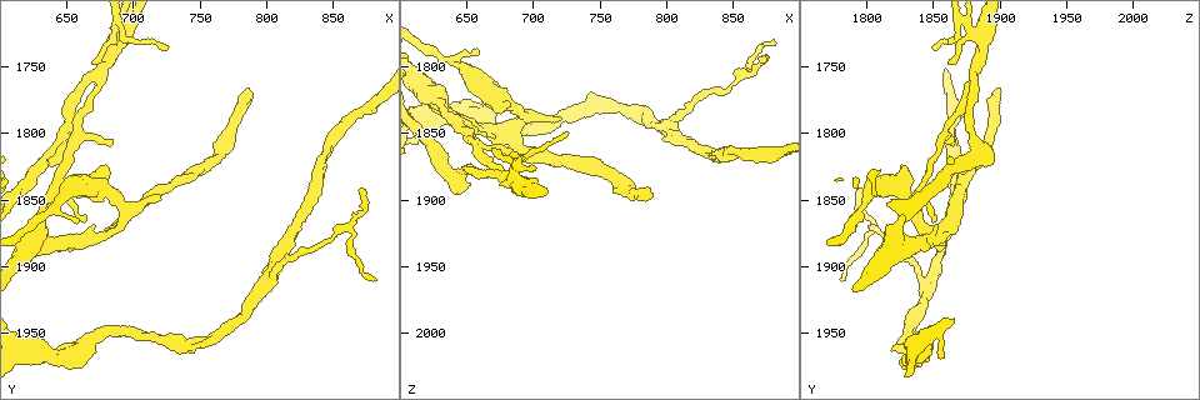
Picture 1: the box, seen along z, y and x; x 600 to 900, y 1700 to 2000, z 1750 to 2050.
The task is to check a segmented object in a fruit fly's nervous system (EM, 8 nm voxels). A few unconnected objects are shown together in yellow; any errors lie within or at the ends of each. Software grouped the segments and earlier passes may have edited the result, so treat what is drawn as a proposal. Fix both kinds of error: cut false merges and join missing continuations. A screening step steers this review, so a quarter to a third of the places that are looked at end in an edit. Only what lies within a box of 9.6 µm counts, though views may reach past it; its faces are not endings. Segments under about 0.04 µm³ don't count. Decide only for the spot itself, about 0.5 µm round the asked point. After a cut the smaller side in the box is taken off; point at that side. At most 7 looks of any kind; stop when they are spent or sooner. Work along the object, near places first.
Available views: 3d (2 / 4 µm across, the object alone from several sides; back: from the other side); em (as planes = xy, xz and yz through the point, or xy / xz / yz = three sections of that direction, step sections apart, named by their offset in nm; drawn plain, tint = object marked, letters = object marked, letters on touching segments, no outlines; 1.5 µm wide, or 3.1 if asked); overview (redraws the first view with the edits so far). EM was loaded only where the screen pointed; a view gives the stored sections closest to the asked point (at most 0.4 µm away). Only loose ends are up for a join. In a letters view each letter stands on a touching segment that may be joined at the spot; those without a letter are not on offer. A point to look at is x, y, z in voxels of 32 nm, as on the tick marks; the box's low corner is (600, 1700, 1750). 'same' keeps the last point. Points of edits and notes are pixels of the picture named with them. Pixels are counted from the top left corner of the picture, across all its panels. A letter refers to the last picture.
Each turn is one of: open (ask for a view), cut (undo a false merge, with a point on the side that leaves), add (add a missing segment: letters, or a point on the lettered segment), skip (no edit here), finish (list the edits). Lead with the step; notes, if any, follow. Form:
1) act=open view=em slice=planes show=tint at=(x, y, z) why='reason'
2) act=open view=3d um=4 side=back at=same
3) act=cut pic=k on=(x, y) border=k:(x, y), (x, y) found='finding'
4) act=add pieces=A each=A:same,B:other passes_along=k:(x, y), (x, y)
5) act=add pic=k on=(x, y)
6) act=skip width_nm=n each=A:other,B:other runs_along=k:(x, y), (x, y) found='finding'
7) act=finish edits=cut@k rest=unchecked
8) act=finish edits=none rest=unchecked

act=open view=em slice=yz step=8 show=tint at=(684, 1808, 1864) why='tapers out'

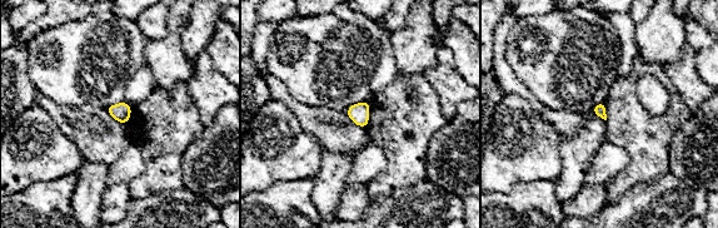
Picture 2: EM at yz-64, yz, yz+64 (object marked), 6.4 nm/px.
act=open view=em slice=planes show=letters at=same why='another direction'

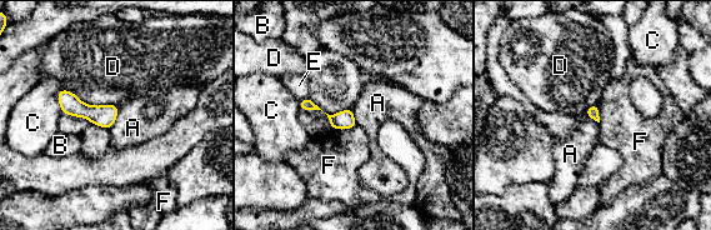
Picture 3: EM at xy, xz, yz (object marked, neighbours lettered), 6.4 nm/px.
act=skip each=A:other,B:other,C:other,D:other,E:other,F:other runs_along=3:(61, 94), (81, 110), (113, 116) found='no lettered segment goes on from it'

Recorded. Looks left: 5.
act=open view=em slice=planes show=plain at=(686, 1732, 1890) why='three arms meet'

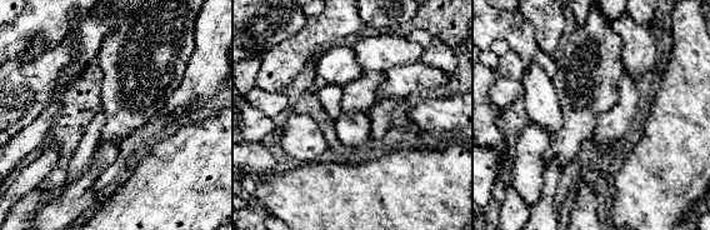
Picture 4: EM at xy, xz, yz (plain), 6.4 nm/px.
act=open view=em slice=planes show=tint at=same

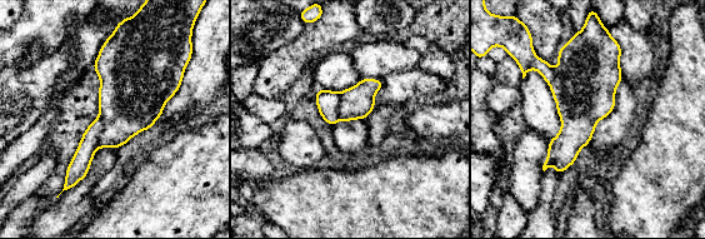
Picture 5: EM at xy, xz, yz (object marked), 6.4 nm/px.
act=open view=em slice=planes show=letters at=same why='see the neighbours'

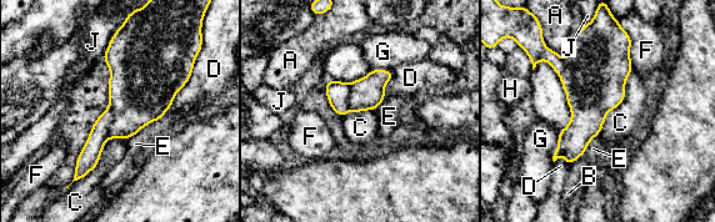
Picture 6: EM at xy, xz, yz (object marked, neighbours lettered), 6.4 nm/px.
act=cut pic=6 on=(139, 94) each=A:other,B:other,C:other,D:other,E:other,F:other,G:other,H:other,J:other found='two neurons meet here'

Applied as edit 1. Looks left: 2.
act=finish edits=cut@6 rest=unchecked

